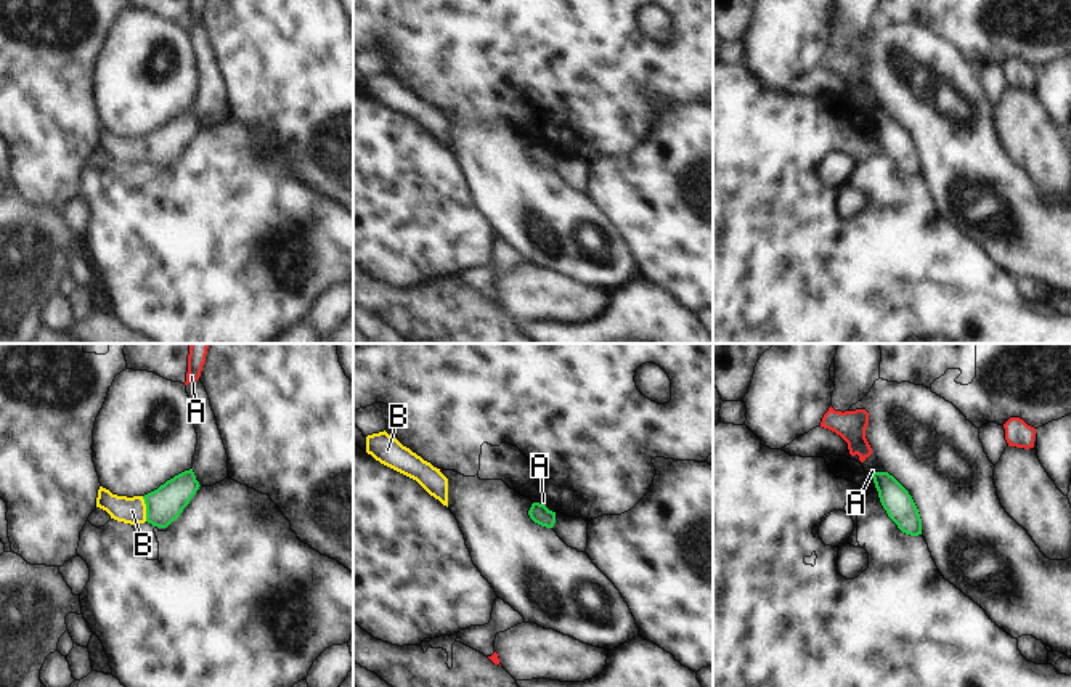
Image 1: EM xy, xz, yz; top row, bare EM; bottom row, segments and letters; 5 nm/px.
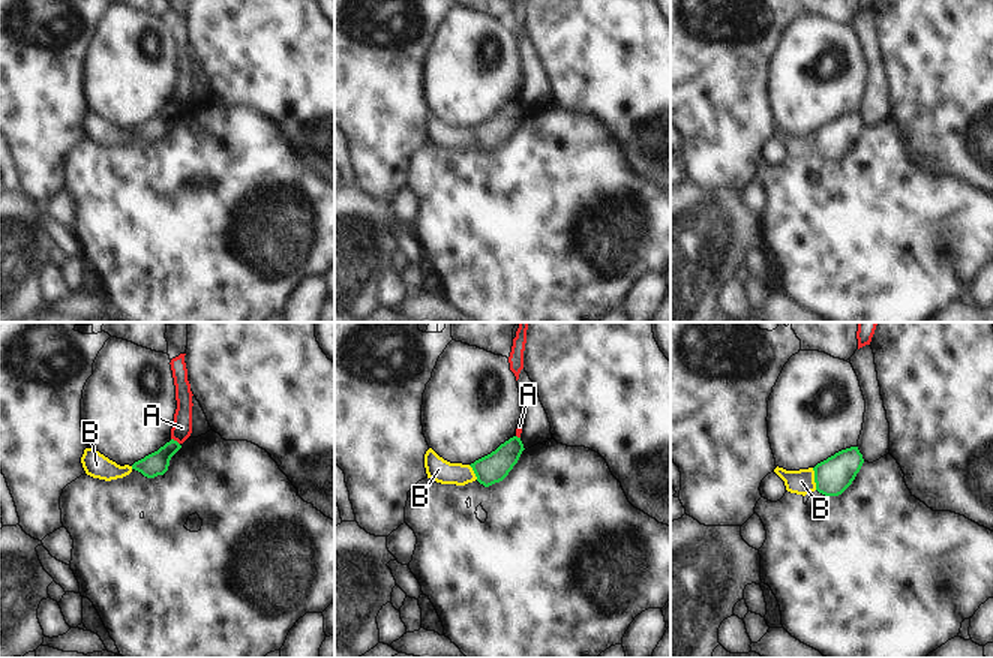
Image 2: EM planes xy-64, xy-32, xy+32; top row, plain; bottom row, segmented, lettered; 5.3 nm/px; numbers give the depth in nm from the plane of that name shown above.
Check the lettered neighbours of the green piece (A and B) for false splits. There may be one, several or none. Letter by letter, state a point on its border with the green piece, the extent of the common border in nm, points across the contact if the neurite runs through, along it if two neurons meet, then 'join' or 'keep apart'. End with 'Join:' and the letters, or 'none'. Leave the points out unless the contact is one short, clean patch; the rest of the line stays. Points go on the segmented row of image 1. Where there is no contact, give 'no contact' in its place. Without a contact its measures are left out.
A: xz (543, 504) | 30 nm | along xz (541, 503), (545, 506) | keep apart
B: xy (146, 509) | 130 nm | across xy (164, 504), (146, 509), (132, 511) | join
Join: B

